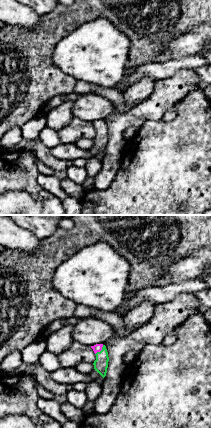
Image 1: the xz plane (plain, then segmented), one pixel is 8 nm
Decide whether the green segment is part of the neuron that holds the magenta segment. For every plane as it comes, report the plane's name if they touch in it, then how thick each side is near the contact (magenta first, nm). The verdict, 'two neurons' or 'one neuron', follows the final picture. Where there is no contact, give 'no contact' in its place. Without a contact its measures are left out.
xz | 70/110 nm

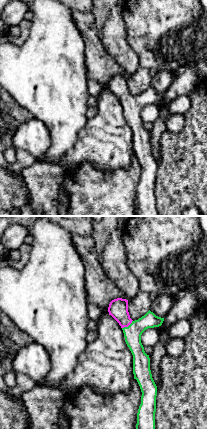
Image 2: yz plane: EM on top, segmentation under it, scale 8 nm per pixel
yz | 160/140 nm

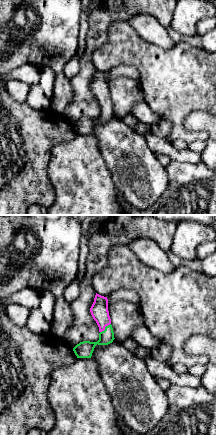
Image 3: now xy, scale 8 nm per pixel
xy | 140/130 nm

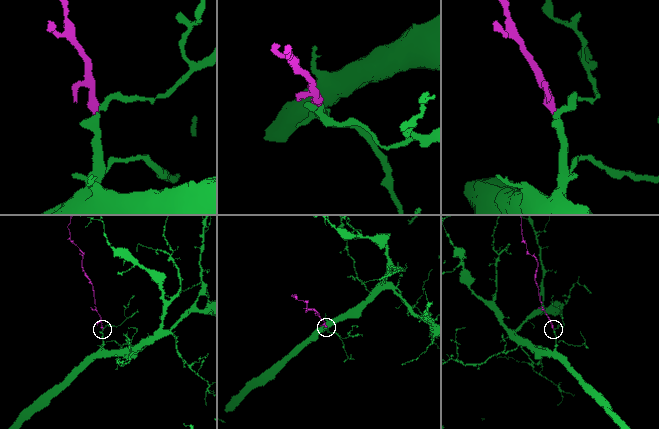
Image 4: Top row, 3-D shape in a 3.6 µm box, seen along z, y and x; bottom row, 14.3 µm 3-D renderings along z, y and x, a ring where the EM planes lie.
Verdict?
one neuron

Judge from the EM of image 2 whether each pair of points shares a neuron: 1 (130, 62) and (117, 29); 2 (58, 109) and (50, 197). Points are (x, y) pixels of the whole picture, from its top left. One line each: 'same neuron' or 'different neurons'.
1: same neuron
2: different neurons

